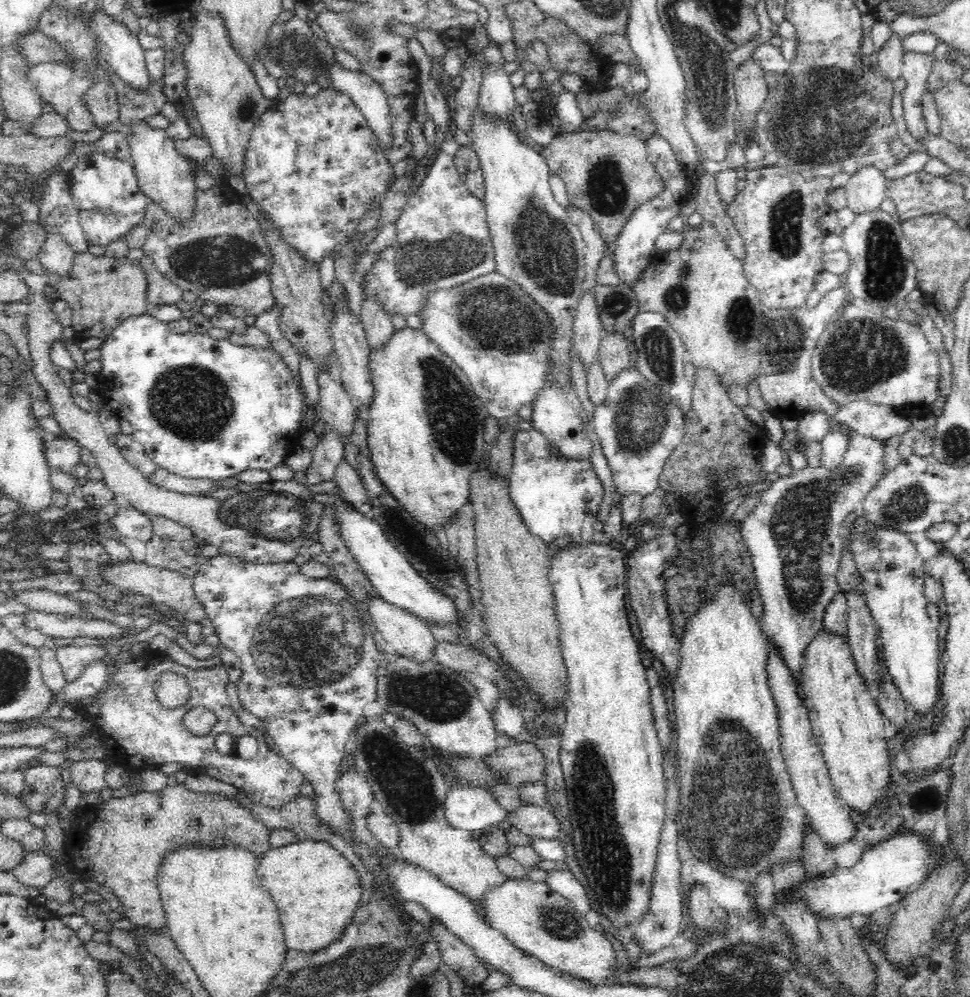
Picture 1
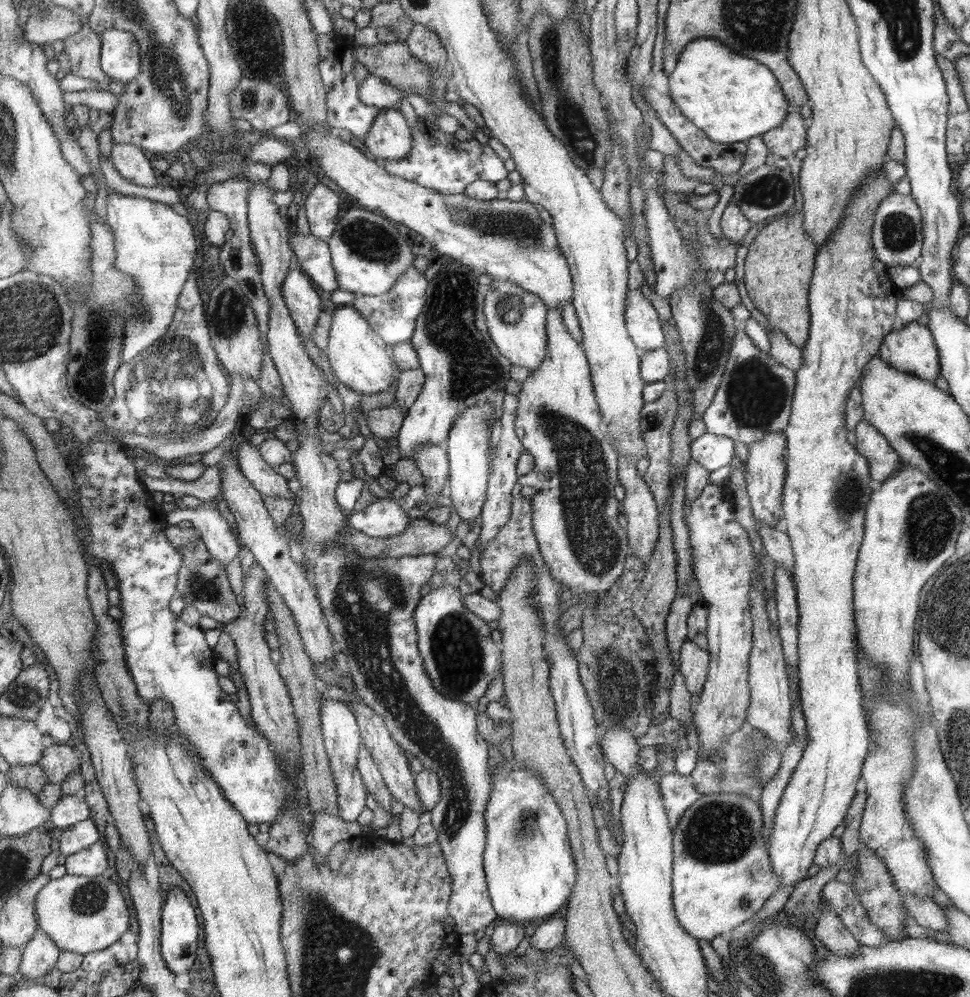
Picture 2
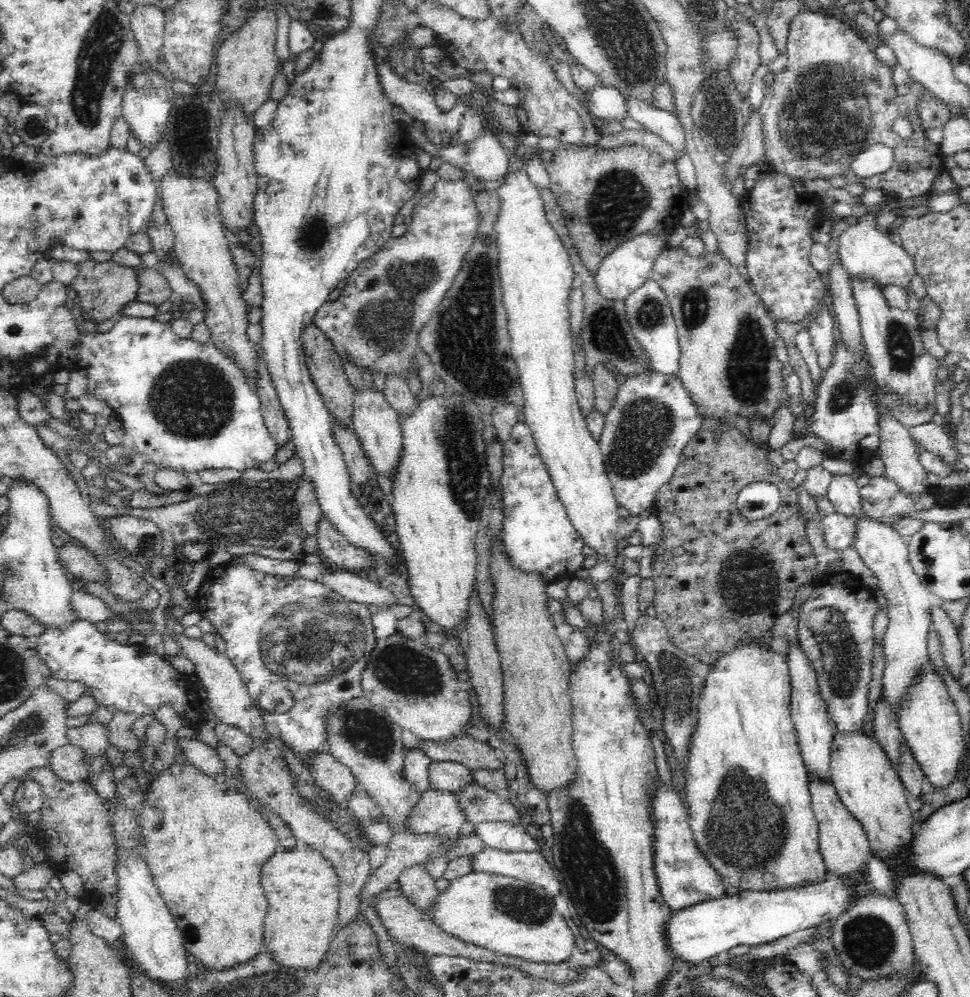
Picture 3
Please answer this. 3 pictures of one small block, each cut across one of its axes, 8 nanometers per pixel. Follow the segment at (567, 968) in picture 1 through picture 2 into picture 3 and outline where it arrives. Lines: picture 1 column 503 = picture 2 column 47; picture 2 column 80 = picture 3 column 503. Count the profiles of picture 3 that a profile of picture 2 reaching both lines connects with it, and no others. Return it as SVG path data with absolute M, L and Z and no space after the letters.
M473 870L451 880L431 906L431 920L444 932L498 954L558 964L566 961L576 944L570 926L554 908L552 896L514 877Z

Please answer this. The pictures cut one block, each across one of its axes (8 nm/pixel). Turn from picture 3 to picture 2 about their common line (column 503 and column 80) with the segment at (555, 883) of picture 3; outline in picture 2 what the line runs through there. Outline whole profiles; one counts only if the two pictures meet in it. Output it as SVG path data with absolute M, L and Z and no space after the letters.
M100 842L68 856L65 867L68 875L100 876L108 868L108 848Z

